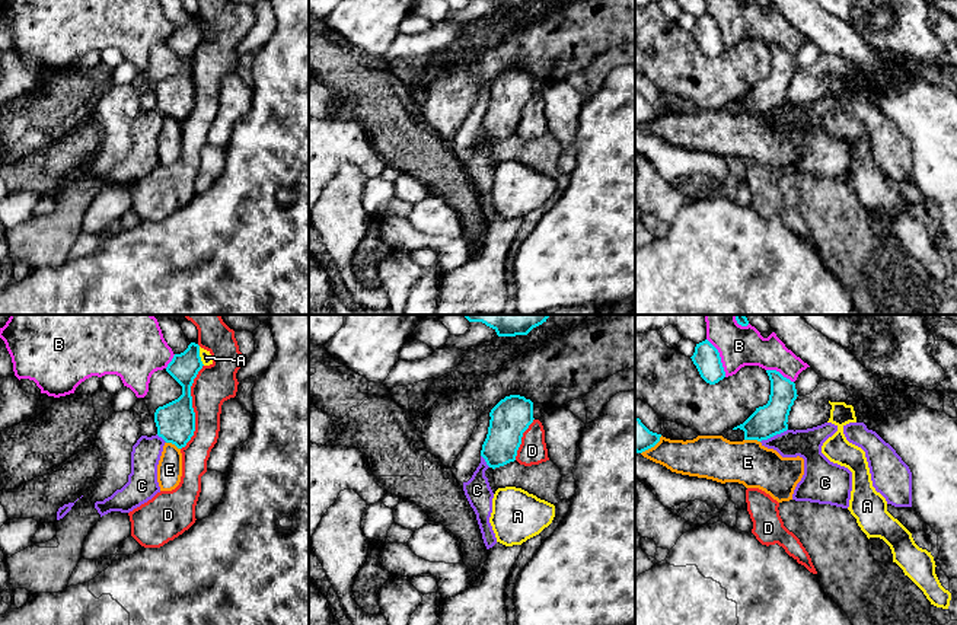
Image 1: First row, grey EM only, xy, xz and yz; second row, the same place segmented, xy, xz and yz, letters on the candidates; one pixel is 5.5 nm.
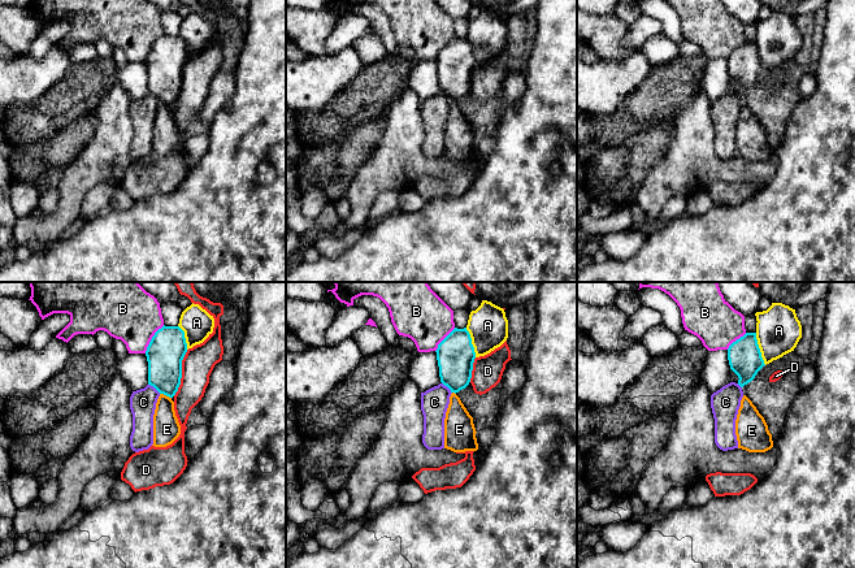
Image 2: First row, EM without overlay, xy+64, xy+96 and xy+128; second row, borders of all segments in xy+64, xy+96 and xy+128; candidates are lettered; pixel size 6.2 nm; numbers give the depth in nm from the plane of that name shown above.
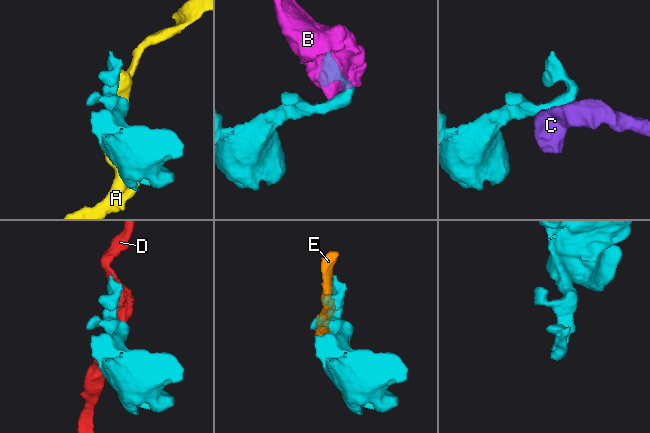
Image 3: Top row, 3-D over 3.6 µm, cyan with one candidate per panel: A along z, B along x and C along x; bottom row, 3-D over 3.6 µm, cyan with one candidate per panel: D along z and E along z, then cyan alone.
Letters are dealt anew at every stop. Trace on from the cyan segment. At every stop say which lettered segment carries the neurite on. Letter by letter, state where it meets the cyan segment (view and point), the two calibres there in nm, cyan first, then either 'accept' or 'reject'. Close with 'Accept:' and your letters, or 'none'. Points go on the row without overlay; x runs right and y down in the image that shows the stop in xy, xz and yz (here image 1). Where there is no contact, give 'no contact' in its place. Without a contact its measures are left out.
A: xy (198, 29) | 160/60 nm | reject
B: yz (720, 31) | 150/220 nm | reject
C: yz (774, 108) | 180/160 nm | reject
D: xy (191, 80) | 220/220 nm | reject
E: yz (752, 112) | 180/240 nm | reject
Accept: none

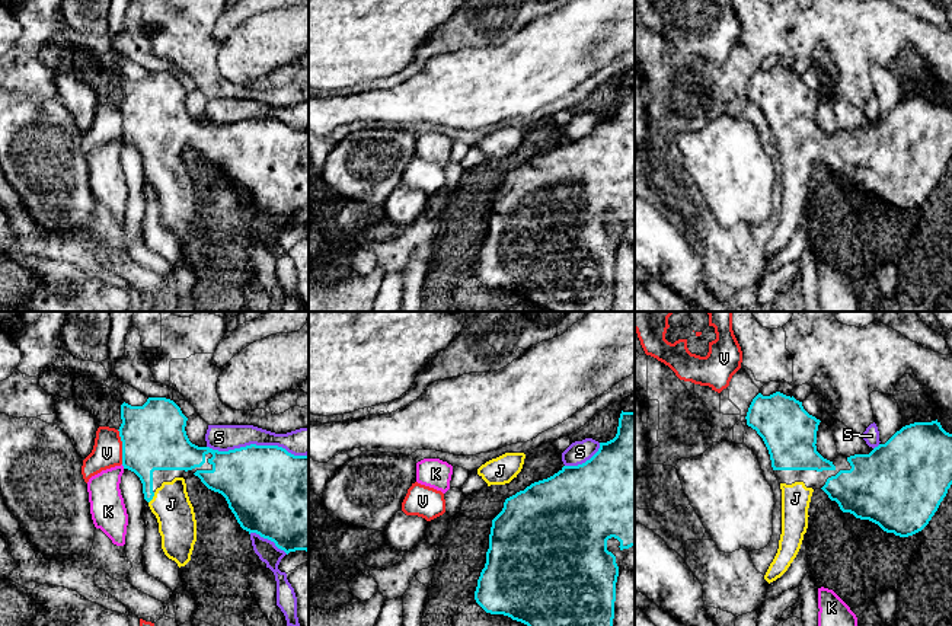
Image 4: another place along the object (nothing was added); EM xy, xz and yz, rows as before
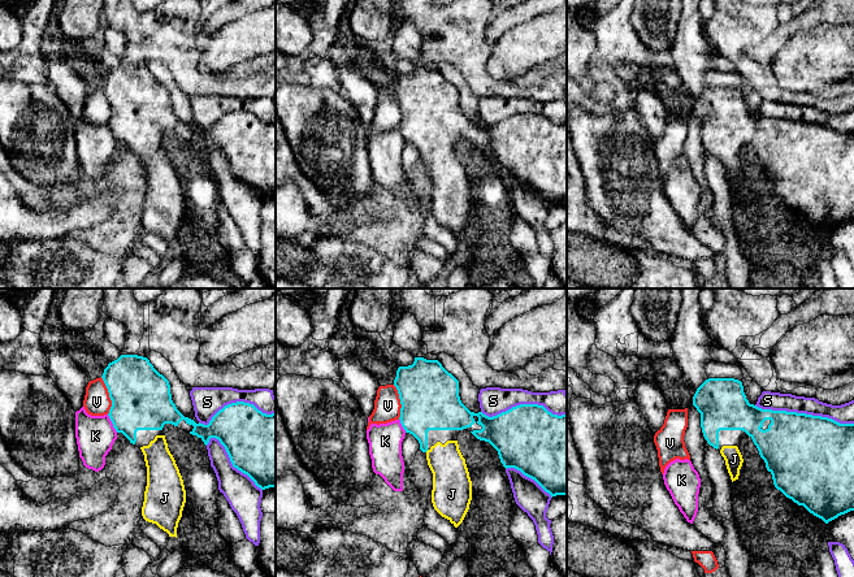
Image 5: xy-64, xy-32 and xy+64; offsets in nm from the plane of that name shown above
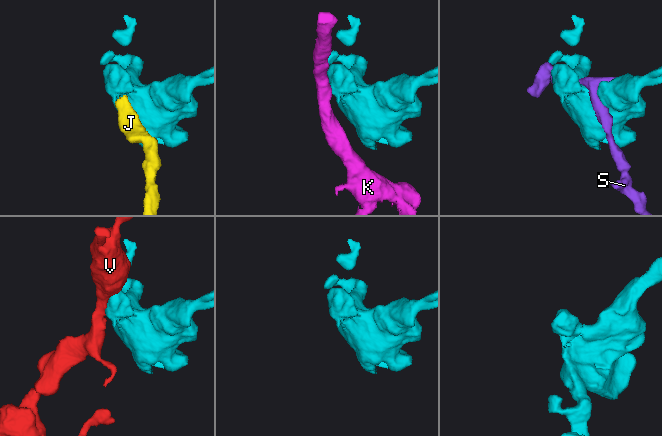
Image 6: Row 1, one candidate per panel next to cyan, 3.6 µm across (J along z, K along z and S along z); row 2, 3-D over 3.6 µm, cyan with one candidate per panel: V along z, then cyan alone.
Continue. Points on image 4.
J: xy (152, 172) | 220/220 nm | accept
K: xy (123, 139) | 360/190 nm | reject
S: xy (258, 120) | 480/150 nm | reject
V: xy (123, 121) | 360/170 nm | reject
Accept: J

